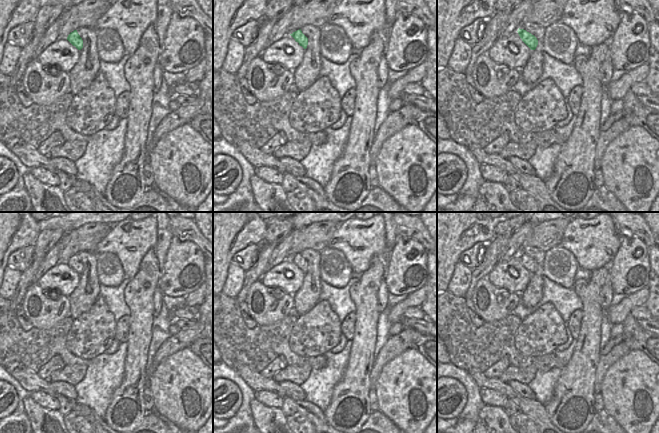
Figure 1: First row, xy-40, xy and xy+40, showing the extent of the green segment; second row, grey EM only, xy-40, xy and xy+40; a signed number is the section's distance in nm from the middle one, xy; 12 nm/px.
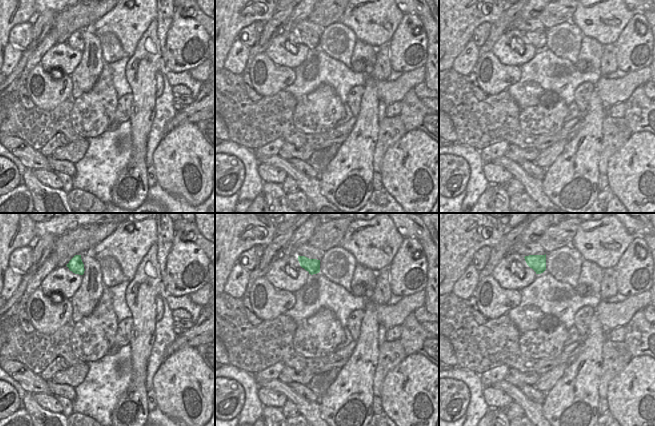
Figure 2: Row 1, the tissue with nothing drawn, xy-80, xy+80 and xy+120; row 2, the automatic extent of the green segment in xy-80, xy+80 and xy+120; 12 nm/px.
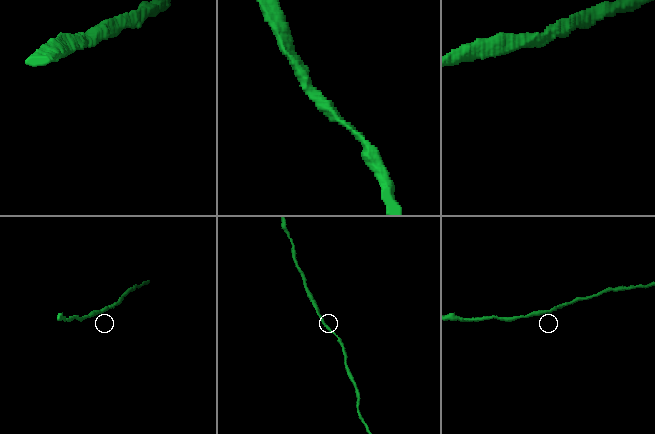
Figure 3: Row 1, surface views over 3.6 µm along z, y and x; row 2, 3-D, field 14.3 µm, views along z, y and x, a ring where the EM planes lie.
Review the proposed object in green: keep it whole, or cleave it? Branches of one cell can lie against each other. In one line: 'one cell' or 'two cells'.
one cell

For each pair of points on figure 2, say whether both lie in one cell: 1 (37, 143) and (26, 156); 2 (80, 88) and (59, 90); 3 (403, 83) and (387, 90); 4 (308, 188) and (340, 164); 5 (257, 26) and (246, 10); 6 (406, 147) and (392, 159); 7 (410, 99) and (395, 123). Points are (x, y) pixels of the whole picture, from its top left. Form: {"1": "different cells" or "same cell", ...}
{"1": "different cells", "2": "different cells", "3": "same cell", "4": "different cells", "5": "different cells", "6": "same cell", "7": "different cells"}

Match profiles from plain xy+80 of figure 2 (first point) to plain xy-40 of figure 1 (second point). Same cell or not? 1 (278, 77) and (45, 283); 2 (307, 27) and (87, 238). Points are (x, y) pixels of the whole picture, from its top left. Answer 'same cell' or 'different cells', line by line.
1: different cells
2: different cells

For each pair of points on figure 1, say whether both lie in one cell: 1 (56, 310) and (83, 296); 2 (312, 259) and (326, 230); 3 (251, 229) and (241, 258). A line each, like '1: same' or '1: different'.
1: different
2: different
3: different

